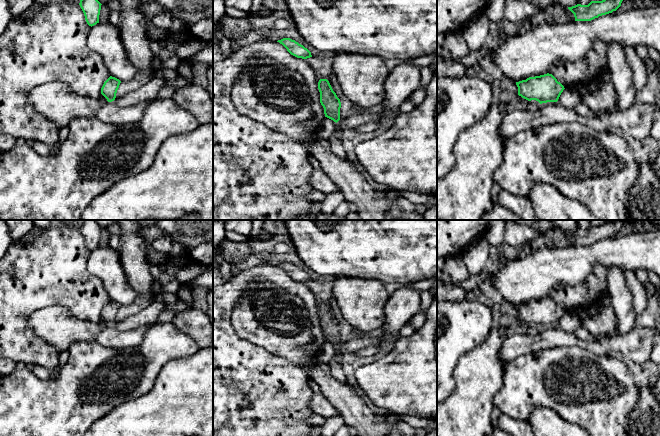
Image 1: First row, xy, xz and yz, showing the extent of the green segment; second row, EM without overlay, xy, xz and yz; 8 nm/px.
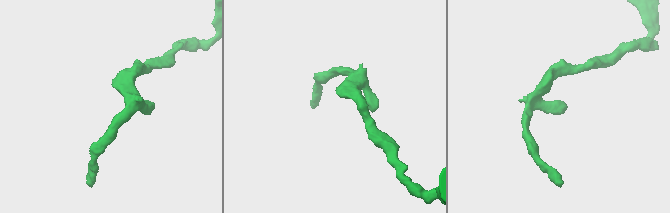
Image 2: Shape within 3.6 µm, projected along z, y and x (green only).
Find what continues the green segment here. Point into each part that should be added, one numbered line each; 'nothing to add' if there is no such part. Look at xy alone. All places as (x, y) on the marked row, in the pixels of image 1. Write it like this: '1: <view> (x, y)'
nothing to add

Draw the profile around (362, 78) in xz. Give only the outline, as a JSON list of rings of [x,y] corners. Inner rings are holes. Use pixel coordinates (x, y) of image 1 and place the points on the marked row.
[[[338,53],[333,60],[333,72],[342,92],[352,104],[369,108],[383,103],[385,100],[384,83],[390,72],[383,58]]]

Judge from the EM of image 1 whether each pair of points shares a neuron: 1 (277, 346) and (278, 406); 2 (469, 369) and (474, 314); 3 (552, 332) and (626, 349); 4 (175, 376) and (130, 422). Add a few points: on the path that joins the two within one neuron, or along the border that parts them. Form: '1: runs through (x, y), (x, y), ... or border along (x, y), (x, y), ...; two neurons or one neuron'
1: border along (256, 344), (275, 355), (285, 357), (299, 364); two neurons
2: border along (489, 335), (481, 344), (465, 353), (455, 367); two neurons
3: runs through (570, 340), (585, 345), (608, 345); one neuron
4: runs through (166, 388), (142, 412); one neuron

